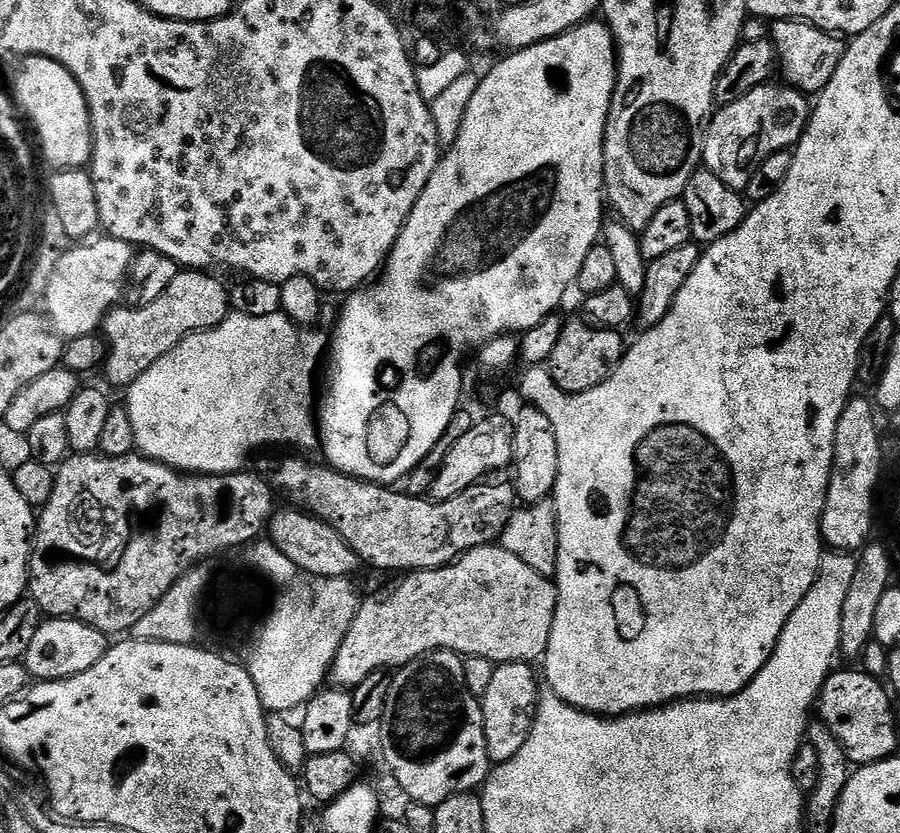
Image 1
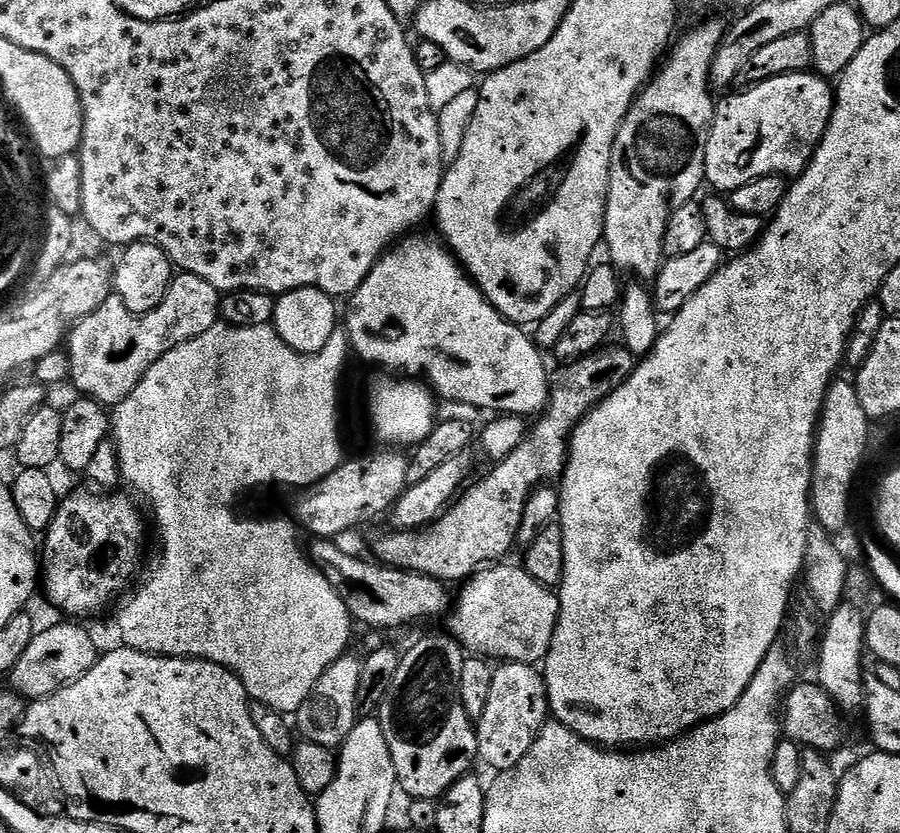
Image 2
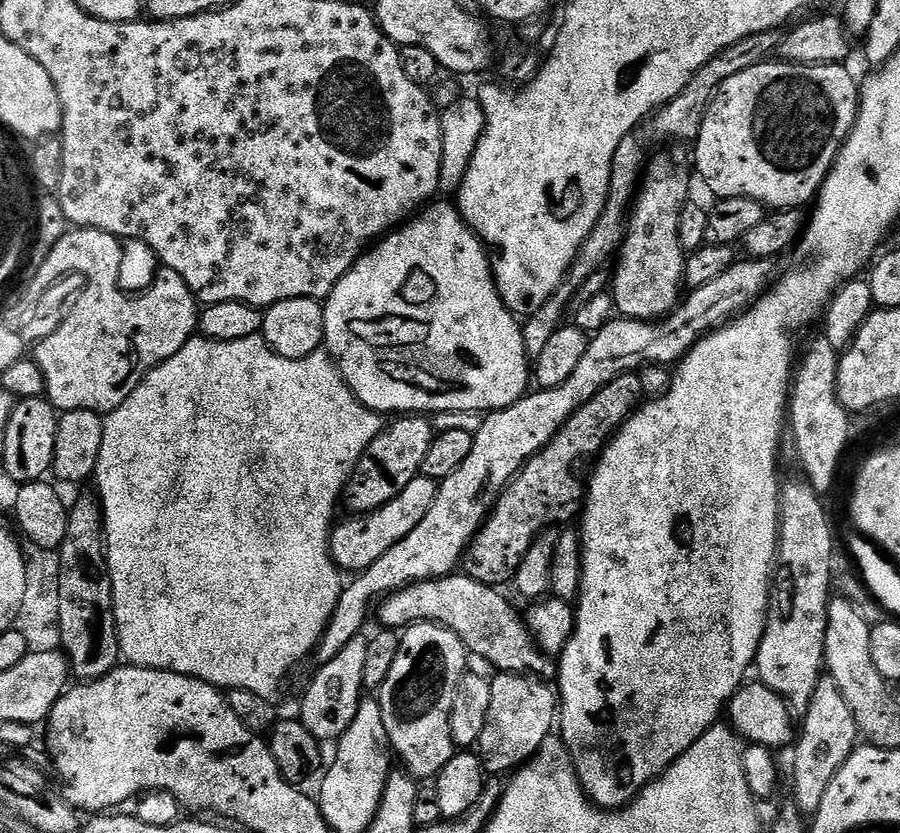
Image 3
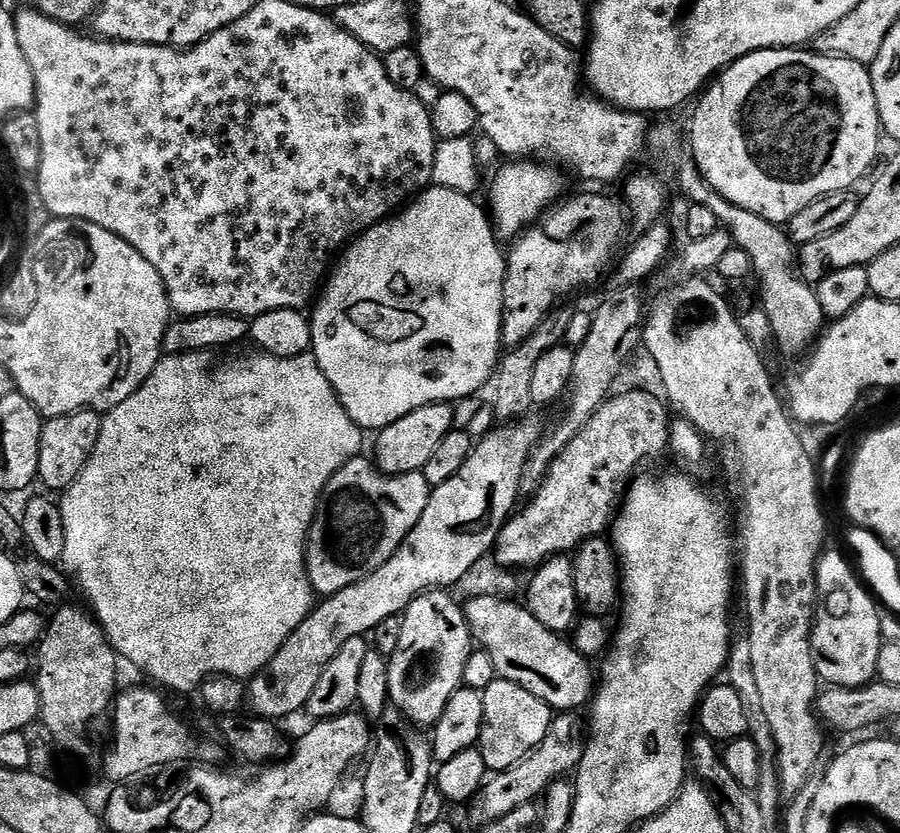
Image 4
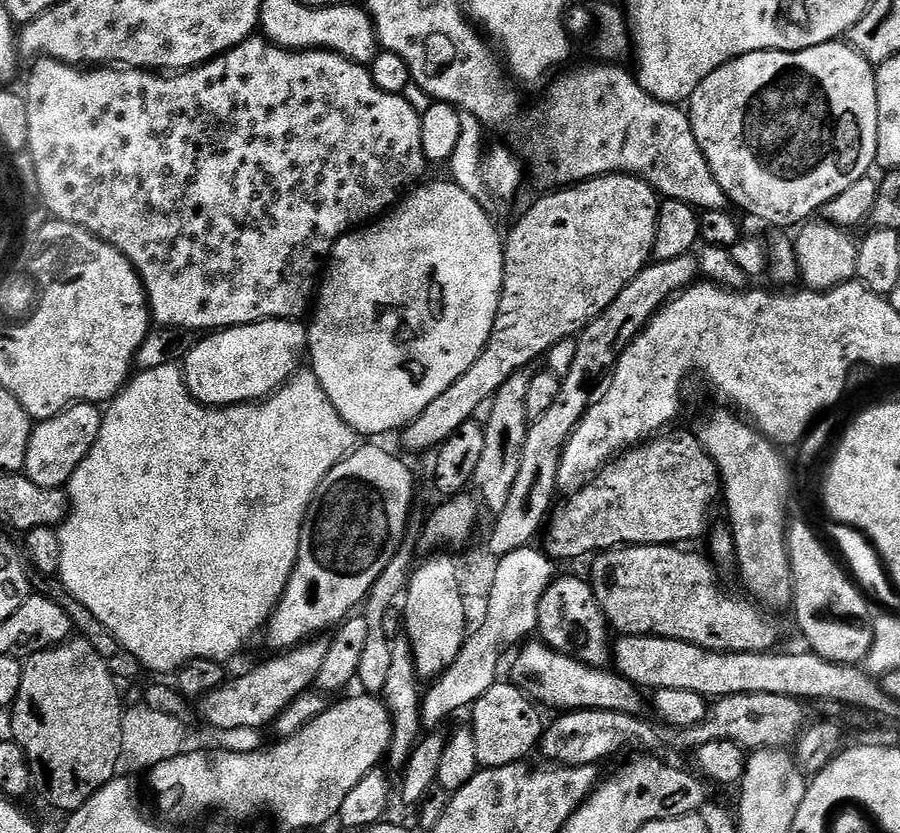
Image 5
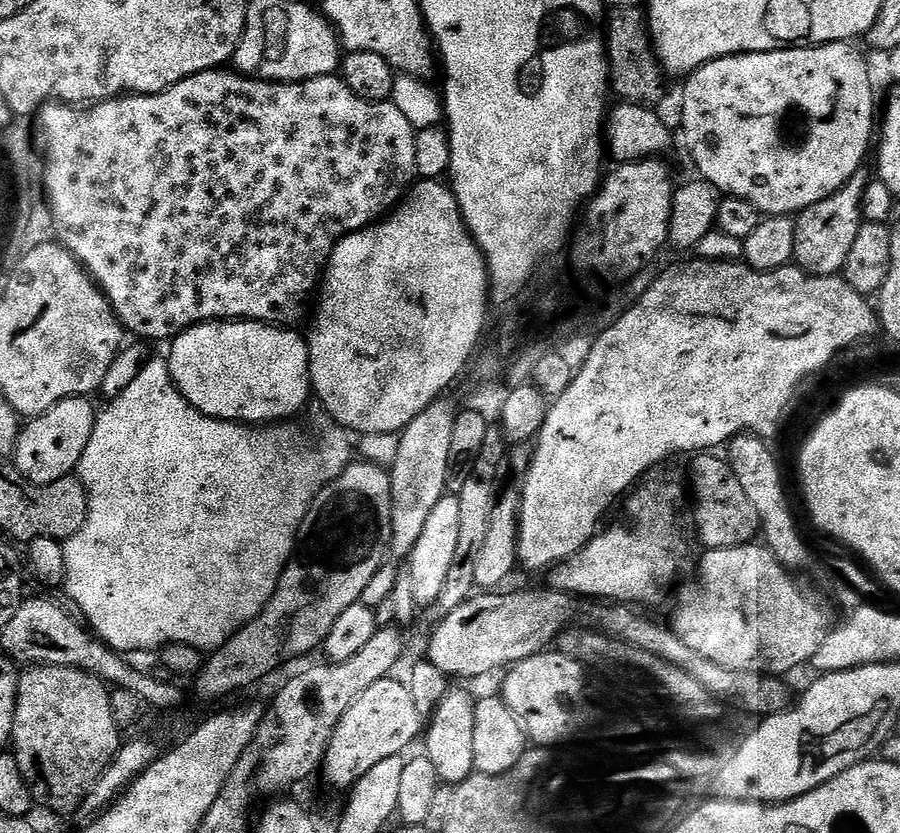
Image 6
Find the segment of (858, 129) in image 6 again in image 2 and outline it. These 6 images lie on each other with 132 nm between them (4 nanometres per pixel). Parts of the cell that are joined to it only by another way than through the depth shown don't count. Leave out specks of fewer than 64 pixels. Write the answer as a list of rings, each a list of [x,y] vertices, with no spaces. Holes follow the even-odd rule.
[[[811,71],[791,72],[785,76],[778,78],[770,78],[761,84],[754,84],[740,90],[737,96],[728,96],[722,99],[716,105],[716,113],[712,119],[712,127],[708,129],[708,142],[704,146],[704,175],[707,183],[713,184],[713,189],[719,190],[721,193],[730,194],[734,190],[738,190],[738,186],[746,186],[746,182],[754,182],[754,178],[762,178],[763,176],[774,176],[777,174],[787,174],[789,177],[795,178],[803,172],[804,168],[812,160],[816,147],[819,146],[826,130],[828,122],[832,117],[832,105],[834,103],[834,88],[825,77],[819,74],[813,74]]]

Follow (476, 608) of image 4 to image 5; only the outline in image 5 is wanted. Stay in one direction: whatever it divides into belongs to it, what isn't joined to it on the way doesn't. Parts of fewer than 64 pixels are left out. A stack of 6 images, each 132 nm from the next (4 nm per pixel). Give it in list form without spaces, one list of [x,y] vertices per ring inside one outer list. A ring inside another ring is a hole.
[[[543,642],[532,643],[525,643],[519,649],[521,652],[513,658],[510,680],[541,705],[549,704],[552,708],[560,708],[556,710],[614,710],[631,716],[641,715],[645,711],[644,700],[640,697],[643,696],[641,689],[624,676],[612,670],[593,668],[592,665],[583,664],[574,658],[566,658],[566,654],[558,654]]]

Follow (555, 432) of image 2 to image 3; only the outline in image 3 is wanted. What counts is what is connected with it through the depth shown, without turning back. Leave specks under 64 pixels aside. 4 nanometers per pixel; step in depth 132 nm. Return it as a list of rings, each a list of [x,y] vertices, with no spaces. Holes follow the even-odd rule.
[[[625,374],[614,378],[590,402],[586,402],[573,414],[567,422],[554,434],[554,438],[538,454],[529,458],[527,464],[521,468],[520,473],[509,480],[508,487],[504,493],[496,500],[496,507],[488,514],[487,520],[477,532],[476,537],[468,546],[468,551],[464,553],[462,561],[463,571],[470,578],[474,578],[483,584],[493,586],[504,586],[504,584],[513,579],[517,570],[529,559],[528,551],[532,548],[532,543],[540,536],[543,528],[548,528],[551,524],[560,524],[559,526],[568,526],[573,523],[572,519],[581,515],[586,499],[586,468],[584,472],[584,463],[595,461],[603,452],[605,444],[620,431],[621,426],[625,424],[628,417],[640,407],[642,397],[646,392],[646,384],[639,375]]]

